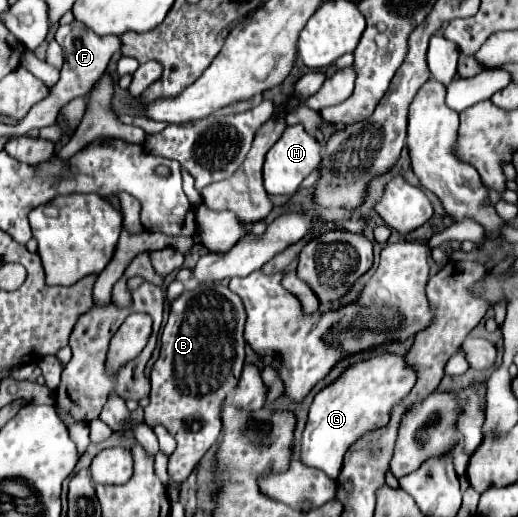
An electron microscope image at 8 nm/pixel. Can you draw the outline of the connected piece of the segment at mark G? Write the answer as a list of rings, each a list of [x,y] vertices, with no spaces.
[[[378,353],[366,361],[352,363],[344,373],[328,387],[316,393],[308,423],[302,435],[302,463],[324,471],[330,479],[336,479],[342,469],[344,453],[362,433],[370,433],[388,423],[388,411],[408,395],[416,383],[416,371],[406,365],[402,355]]]

